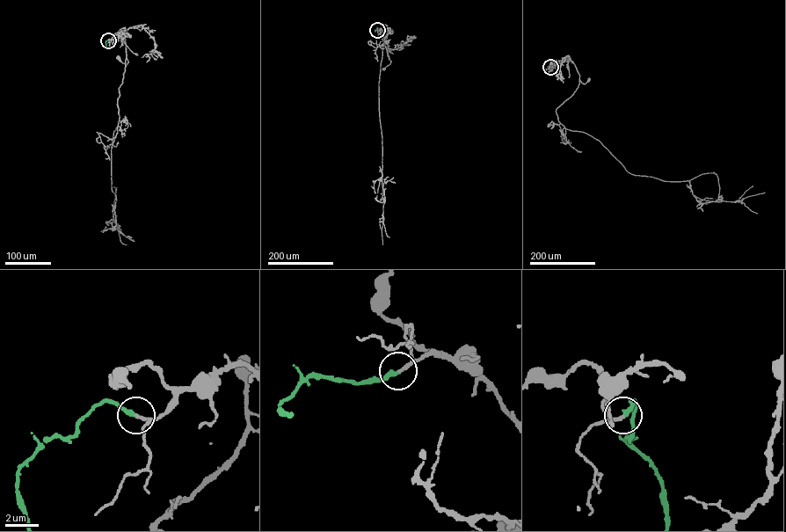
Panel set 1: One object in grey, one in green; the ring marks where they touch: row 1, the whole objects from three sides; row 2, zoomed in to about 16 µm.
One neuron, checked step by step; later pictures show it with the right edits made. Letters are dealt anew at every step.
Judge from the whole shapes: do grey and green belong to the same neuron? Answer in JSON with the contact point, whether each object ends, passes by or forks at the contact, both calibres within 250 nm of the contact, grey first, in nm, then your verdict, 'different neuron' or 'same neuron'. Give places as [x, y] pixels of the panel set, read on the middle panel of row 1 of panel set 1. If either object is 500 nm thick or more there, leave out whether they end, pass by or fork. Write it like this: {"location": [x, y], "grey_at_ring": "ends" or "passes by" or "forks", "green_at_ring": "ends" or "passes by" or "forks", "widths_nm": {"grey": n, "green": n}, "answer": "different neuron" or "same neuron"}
{"location": [377, 30], "grey_at_ring": "ends", "green_at_ring": "ends", "widths_nm": {"grey": 220, "green": 280}, "answer": "same neuron"}

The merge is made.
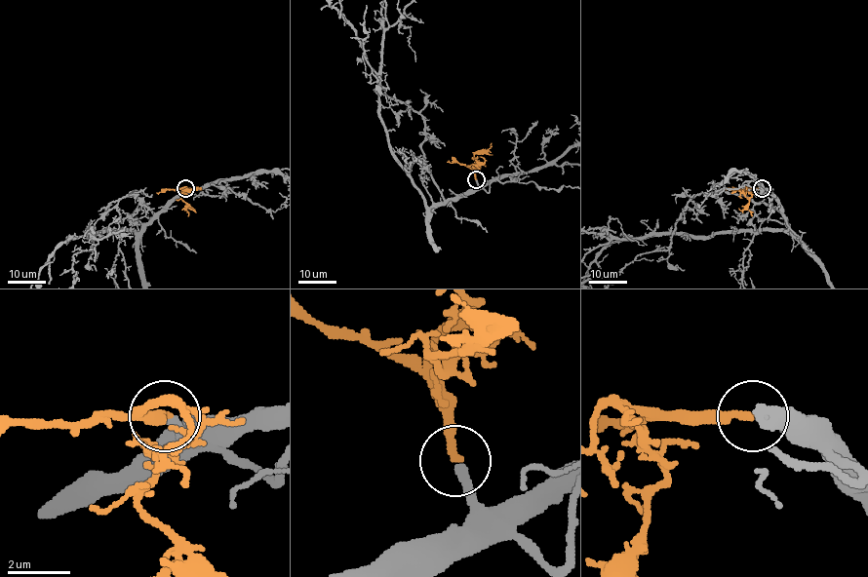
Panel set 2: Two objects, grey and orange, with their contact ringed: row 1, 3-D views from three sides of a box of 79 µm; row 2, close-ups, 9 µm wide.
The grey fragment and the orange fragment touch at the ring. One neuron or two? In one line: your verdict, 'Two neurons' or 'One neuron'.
One neuron

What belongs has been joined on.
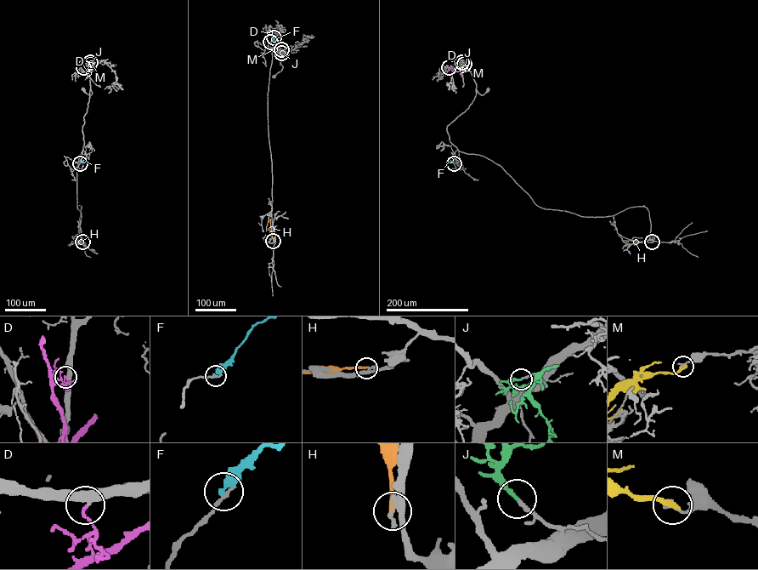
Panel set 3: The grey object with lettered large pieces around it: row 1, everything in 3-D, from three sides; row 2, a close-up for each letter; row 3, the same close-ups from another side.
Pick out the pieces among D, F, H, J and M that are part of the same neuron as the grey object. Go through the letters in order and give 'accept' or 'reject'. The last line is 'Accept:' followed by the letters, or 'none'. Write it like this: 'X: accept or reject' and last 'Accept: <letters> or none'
D: reject
F: reject
H: reject
J: accept
M: reject
Accept: J

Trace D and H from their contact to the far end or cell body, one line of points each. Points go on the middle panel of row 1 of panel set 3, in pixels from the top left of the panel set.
D: (274, 37), (274, 44), (280, 50)
H: (273, 241), (270, 219)

